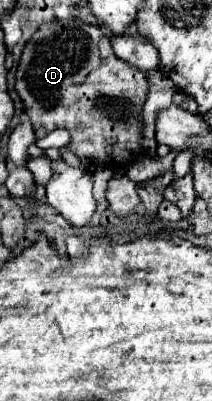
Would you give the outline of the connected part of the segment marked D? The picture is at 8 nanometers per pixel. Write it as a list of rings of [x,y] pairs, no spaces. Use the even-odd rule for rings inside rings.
[[[76,19],[44,23],[24,47],[16,73],[16,91],[24,103],[38,139],[46,137],[46,133],[58,127],[68,129],[72,137],[72,141],[66,145],[68,151],[80,159],[86,159],[88,163],[106,165],[110,169],[124,169],[144,153],[142,107],[148,95],[148,79],[142,71],[126,61],[120,61],[112,53],[110,37],[98,25],[88,25],[86,21]]]

